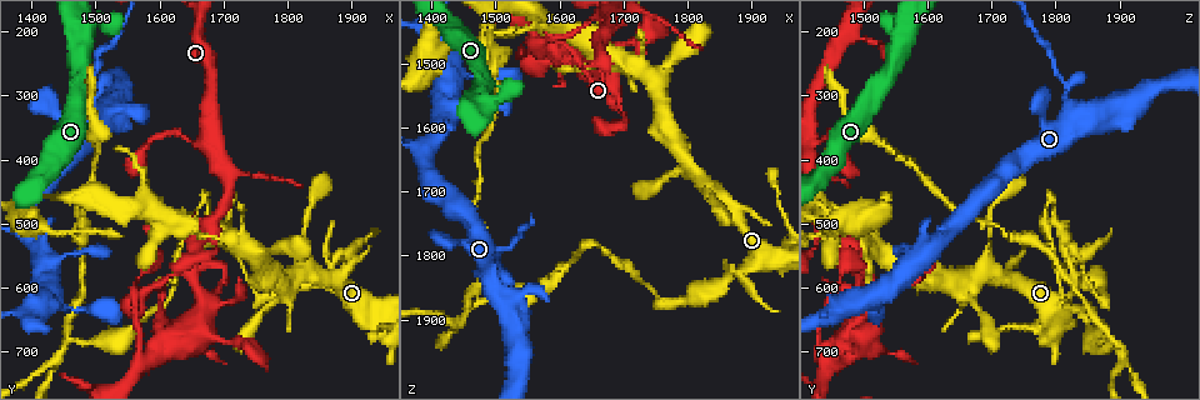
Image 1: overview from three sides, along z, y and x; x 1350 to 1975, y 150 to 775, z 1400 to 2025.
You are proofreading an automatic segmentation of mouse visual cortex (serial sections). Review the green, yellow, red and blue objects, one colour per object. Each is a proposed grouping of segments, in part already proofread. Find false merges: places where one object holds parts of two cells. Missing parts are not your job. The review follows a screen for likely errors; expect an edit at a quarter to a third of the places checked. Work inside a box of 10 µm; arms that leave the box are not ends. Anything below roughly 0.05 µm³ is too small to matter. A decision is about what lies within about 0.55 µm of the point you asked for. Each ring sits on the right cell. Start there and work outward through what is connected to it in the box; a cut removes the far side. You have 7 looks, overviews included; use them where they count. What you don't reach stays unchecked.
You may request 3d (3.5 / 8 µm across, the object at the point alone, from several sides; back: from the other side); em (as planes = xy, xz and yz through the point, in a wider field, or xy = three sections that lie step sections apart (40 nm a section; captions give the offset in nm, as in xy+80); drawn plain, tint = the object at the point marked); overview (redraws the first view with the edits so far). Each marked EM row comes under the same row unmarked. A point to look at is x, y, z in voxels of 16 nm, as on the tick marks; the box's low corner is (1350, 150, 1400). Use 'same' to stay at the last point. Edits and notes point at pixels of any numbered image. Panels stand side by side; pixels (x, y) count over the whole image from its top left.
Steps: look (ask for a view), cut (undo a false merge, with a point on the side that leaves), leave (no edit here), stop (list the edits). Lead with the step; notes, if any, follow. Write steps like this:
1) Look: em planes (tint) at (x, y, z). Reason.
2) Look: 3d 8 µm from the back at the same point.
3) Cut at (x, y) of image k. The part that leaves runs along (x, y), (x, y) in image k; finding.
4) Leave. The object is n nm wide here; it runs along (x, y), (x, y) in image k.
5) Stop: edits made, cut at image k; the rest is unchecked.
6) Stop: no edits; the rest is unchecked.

Look: 3d 3.5 µm at (1785, 610, 1870). Abrupt turn.

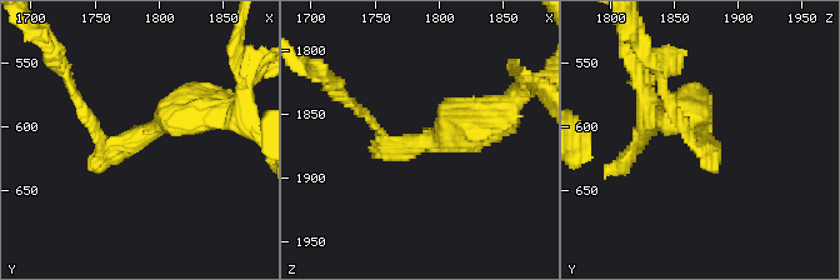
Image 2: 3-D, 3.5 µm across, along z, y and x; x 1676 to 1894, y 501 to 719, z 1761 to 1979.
Look: em planes (tint) at (1784, 606, 1870). Now the EM.

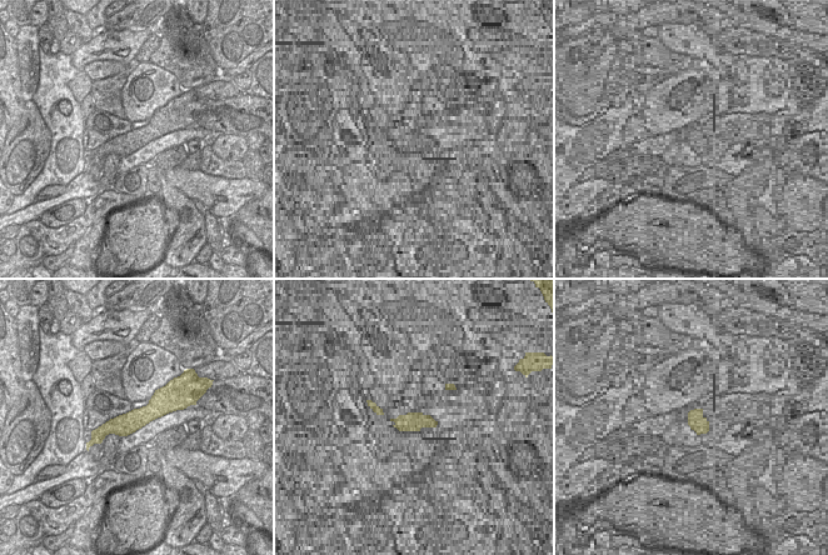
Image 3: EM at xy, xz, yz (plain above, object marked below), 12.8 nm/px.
Cut at (664, 91) of image 2. The part that leaves runs along (95, 129), (53, 44), (38, 33) in image 2; a second cell is stuck on.

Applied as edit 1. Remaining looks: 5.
Look: 3d 3.5 µm at (1500, 275, 1810). Narrows sharply.

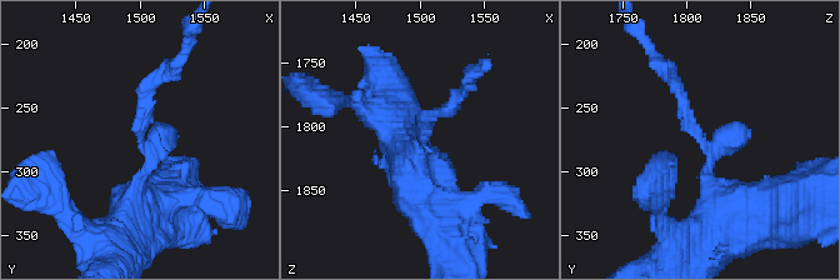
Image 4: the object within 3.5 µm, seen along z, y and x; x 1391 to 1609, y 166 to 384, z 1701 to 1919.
Look: em xy step 1 (tint) at (1500, 276, 1812).

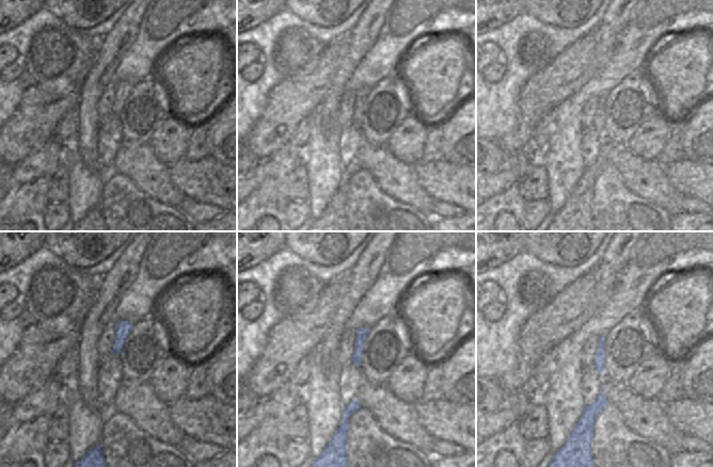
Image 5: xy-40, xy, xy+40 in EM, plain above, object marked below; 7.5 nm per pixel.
Cut at (140, 126) of image 4. The part that leaves runs along (149, 165), (145, 89), (173, 66) in image 4; two cells meet here.

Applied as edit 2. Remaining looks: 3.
Look: overview. Redraw.

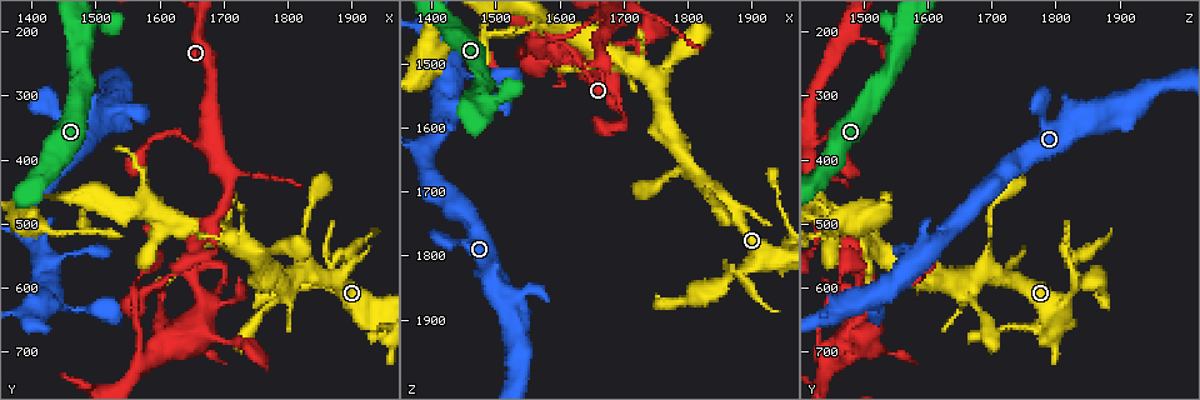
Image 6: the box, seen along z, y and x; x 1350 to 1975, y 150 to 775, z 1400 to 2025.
Look: 3d 3.5 µm from the back at (1405, 500, 1480). Arms part here.

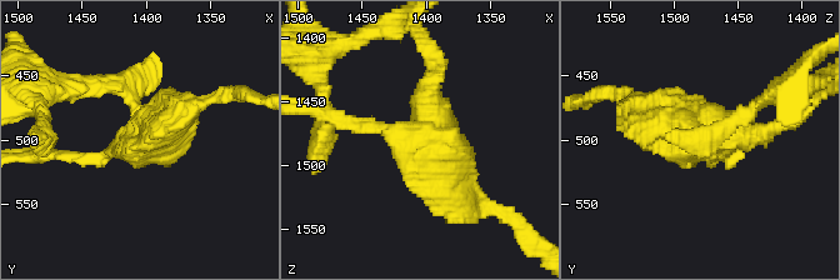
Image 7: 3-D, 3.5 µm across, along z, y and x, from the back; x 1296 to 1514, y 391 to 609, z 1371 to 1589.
Look: em xy step 3 (tint) at (1404, 504, 1480). 3 arms meet here; the arms are 200, 300, 450 nm wide.

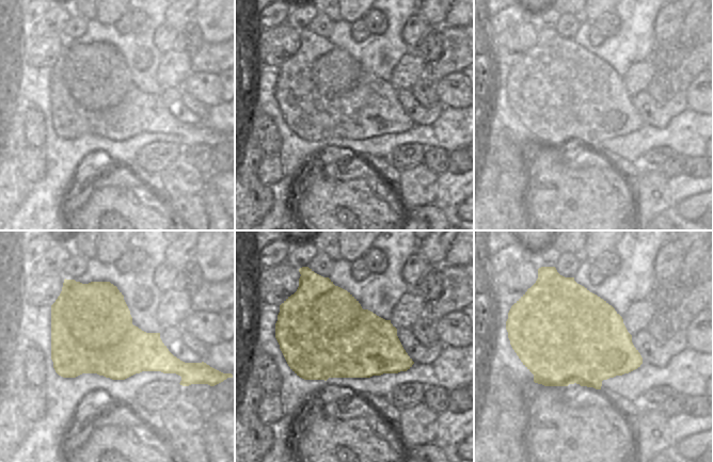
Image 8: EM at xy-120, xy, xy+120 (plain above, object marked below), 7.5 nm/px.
Cut at (191, 126) of image 7. A border runs along (63, 290), (89, 349), (132, 324) in image 8; two cells meet here.

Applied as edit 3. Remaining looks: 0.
Stop: edits made, cut at image 2, cut at image 4, cut at image 7; the rest is unchecked.

